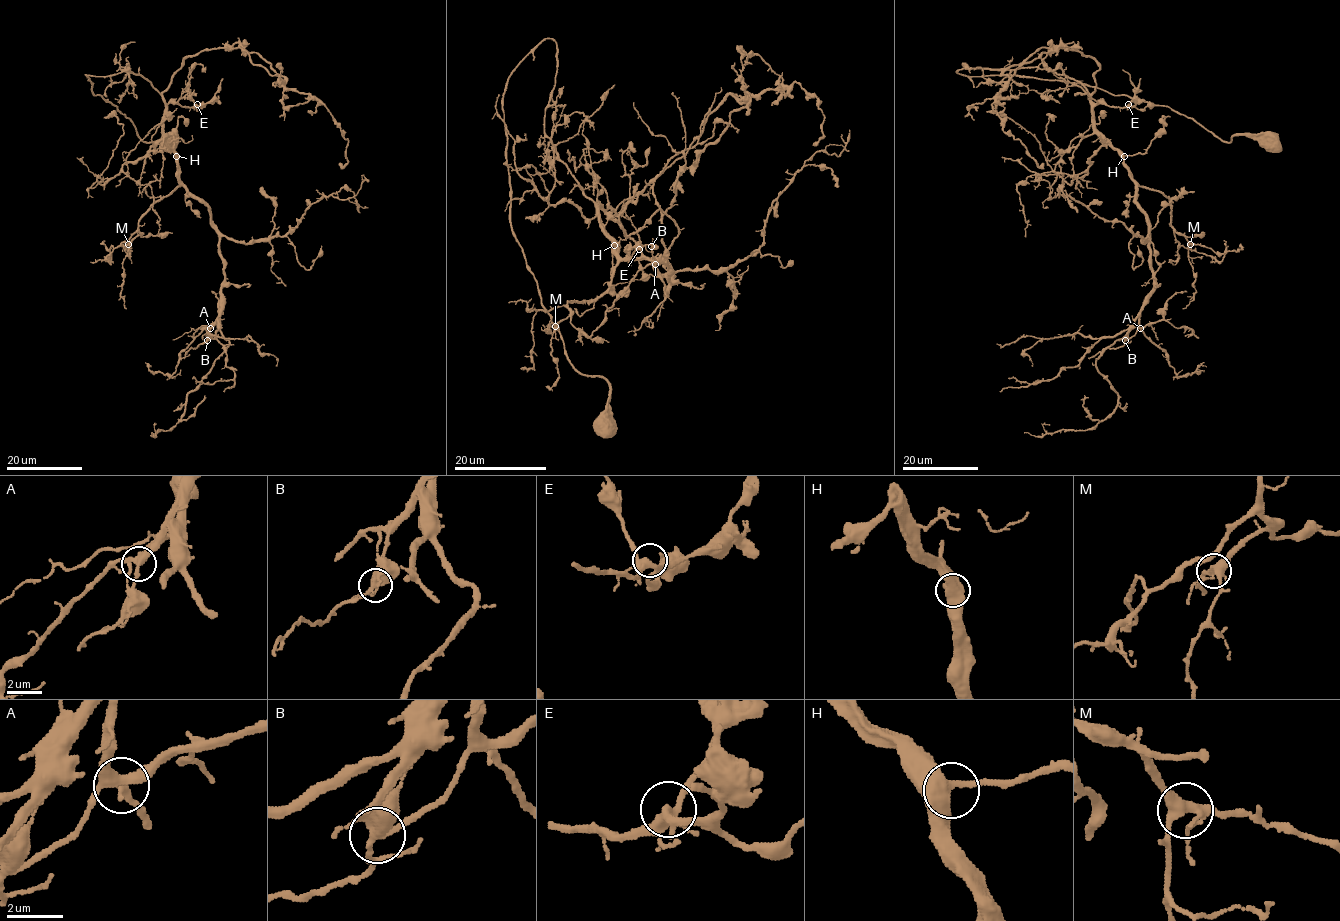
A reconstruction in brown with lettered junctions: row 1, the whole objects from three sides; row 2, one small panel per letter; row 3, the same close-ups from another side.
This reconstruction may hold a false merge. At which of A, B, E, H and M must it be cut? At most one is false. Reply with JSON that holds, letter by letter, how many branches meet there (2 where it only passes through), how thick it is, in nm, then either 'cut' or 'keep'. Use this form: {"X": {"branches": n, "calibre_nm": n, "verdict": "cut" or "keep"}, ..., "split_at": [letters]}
{"A": {"branches": 4, "calibre_nm": 340, "verdict": "keep"}, "B": {"branches": 4, "calibre_nm": 360, "verdict": "keep"}, "E": {"branches": 4, "calibre_nm": 320, "verdict": "keep"}, "H": {"branches": 4, "calibre_nm": 460, "verdict": "keep"}, "M": {"branches": 5, "calibre_nm": 360, "verdict": "keep"}, "split_at": []}

